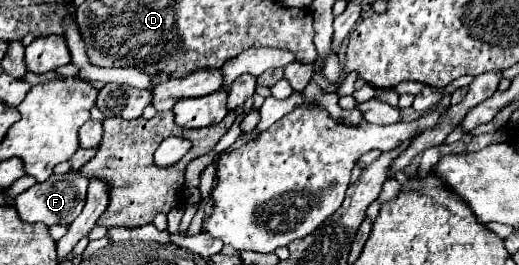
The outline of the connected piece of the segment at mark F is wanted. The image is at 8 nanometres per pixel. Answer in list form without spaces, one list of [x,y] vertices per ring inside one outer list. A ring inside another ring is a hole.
[[[68,171],[64,175],[50,175],[48,181],[36,183],[28,191],[20,193],[16,197],[16,211],[26,223],[46,223],[46,225],[70,225],[82,211],[84,201],[86,201],[86,187],[88,187],[88,177],[80,175],[76,171]]]

